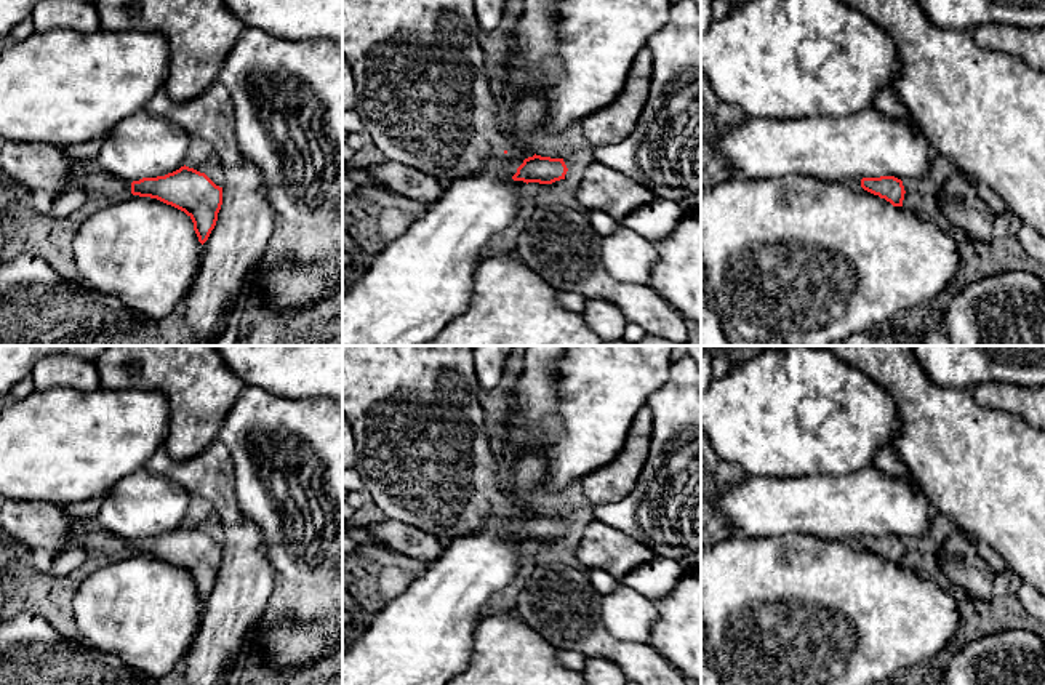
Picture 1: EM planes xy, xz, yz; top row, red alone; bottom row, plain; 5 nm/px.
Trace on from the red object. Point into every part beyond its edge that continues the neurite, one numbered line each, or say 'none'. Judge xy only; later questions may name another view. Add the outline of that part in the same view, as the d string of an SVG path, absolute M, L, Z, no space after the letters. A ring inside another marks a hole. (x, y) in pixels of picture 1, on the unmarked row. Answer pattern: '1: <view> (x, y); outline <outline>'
1: xy (87, 533); outline M66 507L61 509L69 523L69 538L66 541L67 549L83 547L91 557L96 554L125 555L131 552L131 541L107 533L101 527L98 515L75 519L66 511Z

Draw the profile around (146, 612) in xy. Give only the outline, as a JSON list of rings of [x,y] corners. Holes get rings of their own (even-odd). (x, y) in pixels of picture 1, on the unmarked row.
[[[133,552],[88,575],[72,608],[83,640],[154,680],[181,669],[203,616],[190,575]]]

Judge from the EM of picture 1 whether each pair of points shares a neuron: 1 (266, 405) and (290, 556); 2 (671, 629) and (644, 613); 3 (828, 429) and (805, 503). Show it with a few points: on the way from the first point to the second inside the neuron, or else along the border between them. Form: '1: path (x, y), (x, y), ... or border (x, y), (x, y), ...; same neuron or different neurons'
1: path (276, 442), (290, 456), (290, 519); same neuron
2: border (655, 602), (656, 623), (647, 642); different neurons
3: border (852, 474), (776, 477); different neurons

